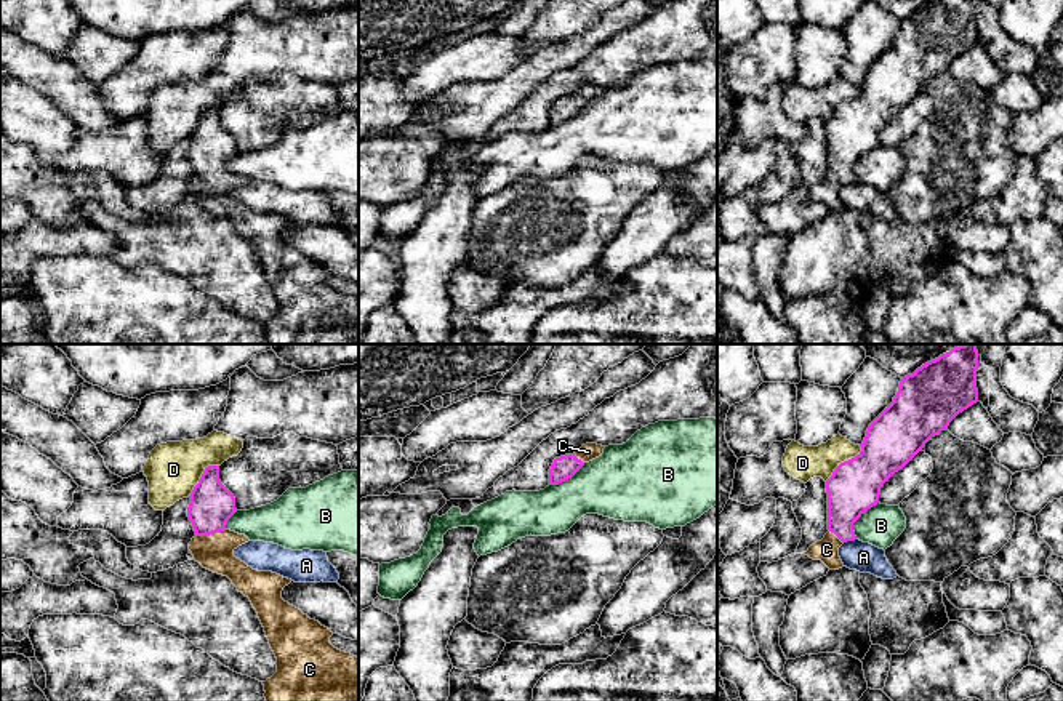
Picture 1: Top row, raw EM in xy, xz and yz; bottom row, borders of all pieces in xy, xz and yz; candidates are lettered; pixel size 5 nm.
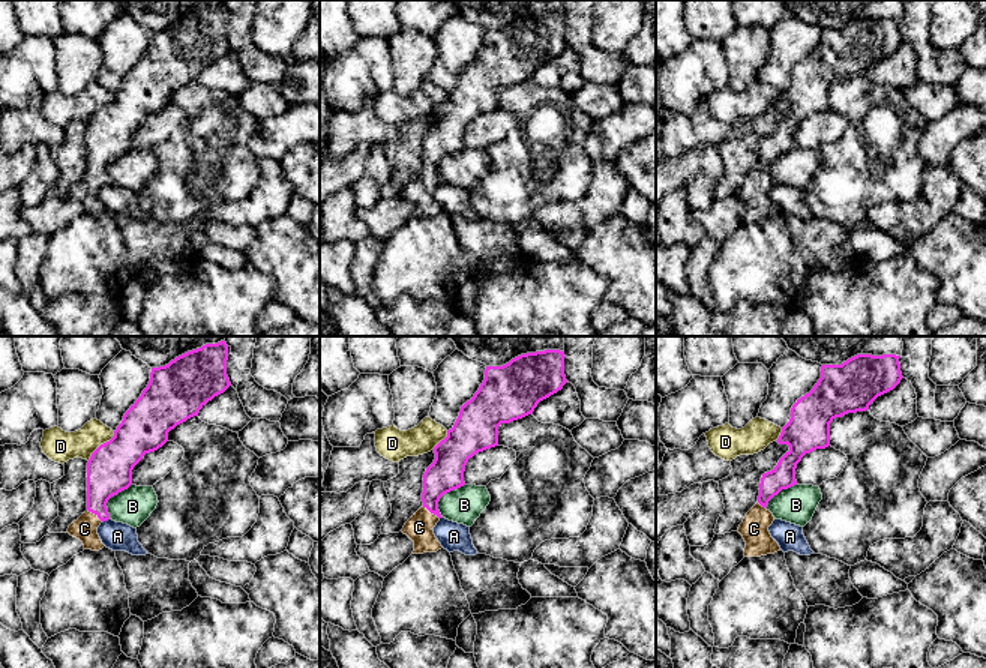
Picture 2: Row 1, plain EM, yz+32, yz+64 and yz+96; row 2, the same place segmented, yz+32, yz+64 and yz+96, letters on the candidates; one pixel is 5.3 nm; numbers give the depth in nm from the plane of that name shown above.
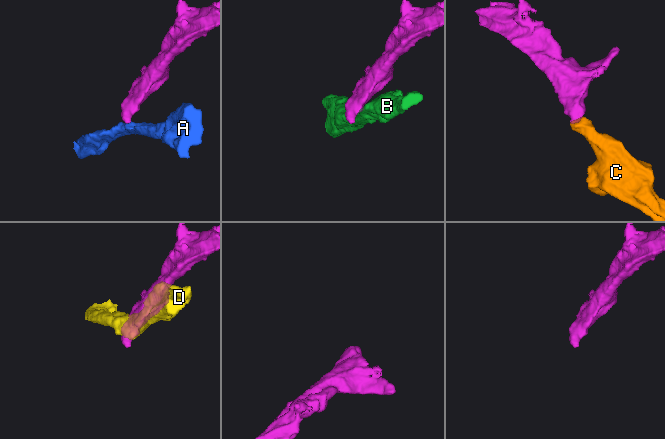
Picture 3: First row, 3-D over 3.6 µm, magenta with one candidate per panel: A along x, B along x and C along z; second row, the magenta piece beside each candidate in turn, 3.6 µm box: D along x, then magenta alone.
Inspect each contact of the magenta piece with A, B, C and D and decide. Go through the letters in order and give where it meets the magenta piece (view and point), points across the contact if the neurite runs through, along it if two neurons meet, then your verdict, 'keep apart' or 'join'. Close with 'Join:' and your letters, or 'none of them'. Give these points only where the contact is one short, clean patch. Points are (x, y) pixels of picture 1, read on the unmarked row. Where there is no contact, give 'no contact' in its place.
A: contact yz (849, 181); border yz (855, 180), (844, 184); keep apart
B: contact yz (858, 159); border yz (878, 143), (854, 165), (855, 180); keep apart
C: contact xy (210, 175); way xy (212, 146), (210, 175), (215, 194); join
D: contact yz (844, 103); keep apart
Join: C

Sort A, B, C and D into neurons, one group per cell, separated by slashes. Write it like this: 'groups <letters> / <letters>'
groups A / B / C / D

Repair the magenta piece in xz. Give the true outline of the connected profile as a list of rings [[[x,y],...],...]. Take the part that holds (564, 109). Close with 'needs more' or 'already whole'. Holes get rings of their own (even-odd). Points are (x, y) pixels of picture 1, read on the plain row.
[[[586,85],[573,96],[556,99],[549,110],[549,126],[559,126],[572,120],[586,104],[602,98],[602,86]]] | needs more

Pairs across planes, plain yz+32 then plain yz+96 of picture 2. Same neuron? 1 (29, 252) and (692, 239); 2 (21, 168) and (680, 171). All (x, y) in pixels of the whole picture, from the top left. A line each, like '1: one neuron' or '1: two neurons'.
1: two neurons
2: one neuron

